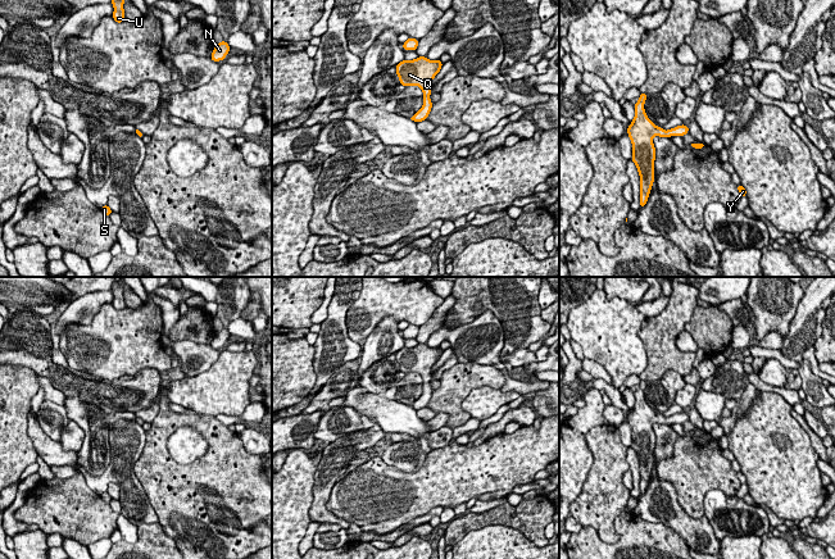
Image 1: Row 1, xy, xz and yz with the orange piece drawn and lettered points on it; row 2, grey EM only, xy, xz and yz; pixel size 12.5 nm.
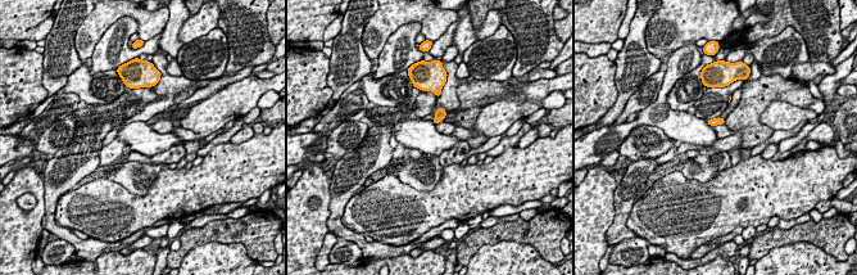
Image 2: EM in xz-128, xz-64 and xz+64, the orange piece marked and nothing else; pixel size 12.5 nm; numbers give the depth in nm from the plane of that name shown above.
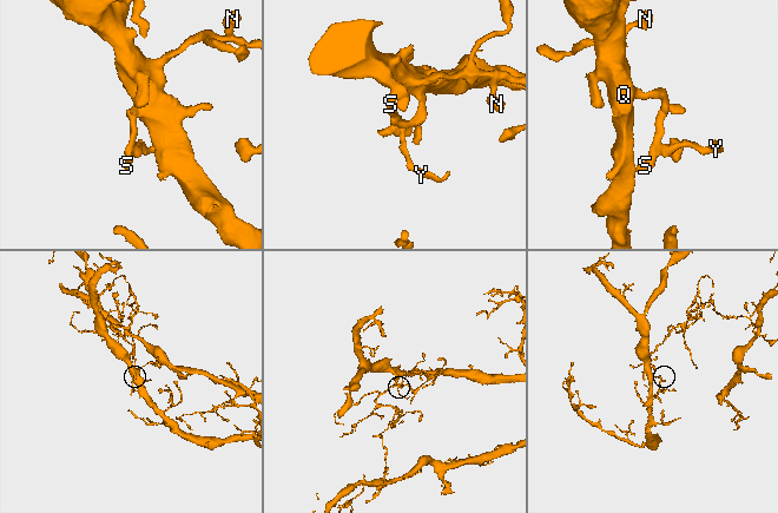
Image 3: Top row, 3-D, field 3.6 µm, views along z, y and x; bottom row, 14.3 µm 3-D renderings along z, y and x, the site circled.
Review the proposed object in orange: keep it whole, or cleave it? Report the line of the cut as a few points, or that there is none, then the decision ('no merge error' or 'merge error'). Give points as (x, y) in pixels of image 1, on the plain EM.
cut none; no merge error

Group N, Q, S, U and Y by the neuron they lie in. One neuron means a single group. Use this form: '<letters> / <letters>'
N Q S U Y

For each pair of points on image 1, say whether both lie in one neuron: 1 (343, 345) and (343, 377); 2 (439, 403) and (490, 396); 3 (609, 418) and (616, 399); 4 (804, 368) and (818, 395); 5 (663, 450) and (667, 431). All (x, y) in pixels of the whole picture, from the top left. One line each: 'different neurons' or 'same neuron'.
1: different neurons
2: different neurons
3: different neurons
4: same neuron
5: same neuron

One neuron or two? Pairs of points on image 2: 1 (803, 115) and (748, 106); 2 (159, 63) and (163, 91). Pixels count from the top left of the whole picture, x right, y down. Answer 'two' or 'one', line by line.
1: two
2: one

